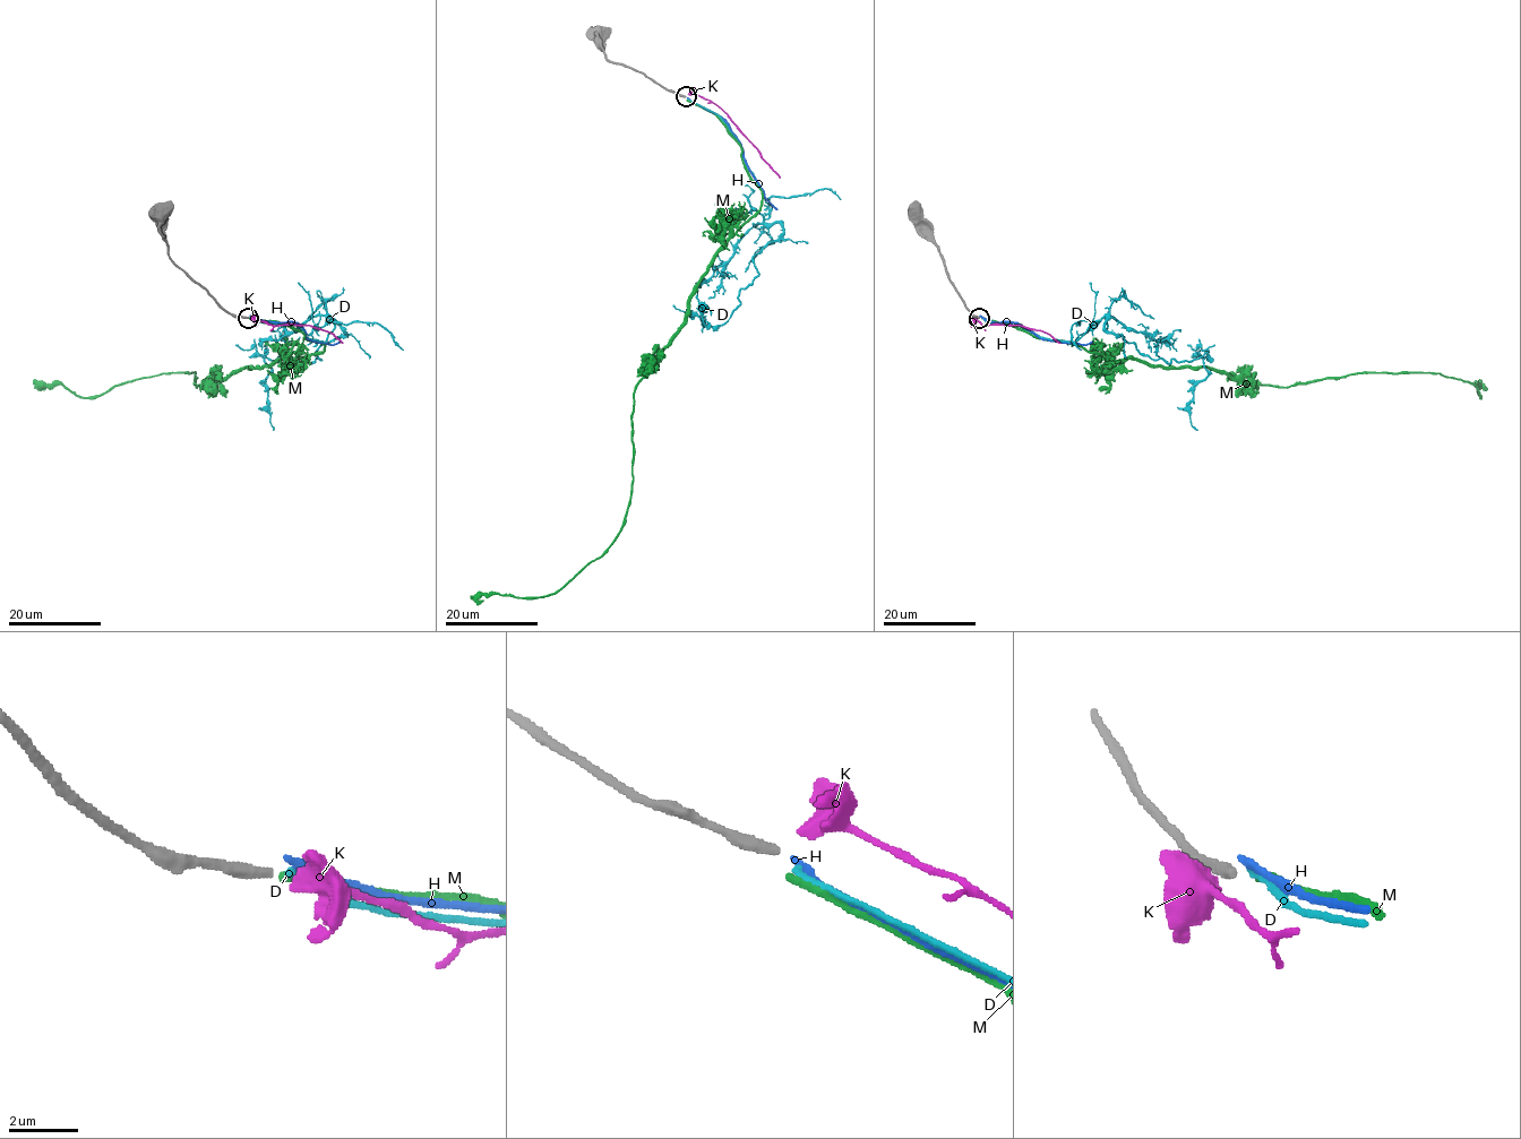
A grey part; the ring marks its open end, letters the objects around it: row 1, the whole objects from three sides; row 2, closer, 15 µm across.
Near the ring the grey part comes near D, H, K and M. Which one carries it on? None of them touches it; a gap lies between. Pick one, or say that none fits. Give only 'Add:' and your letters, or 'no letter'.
Add: M

